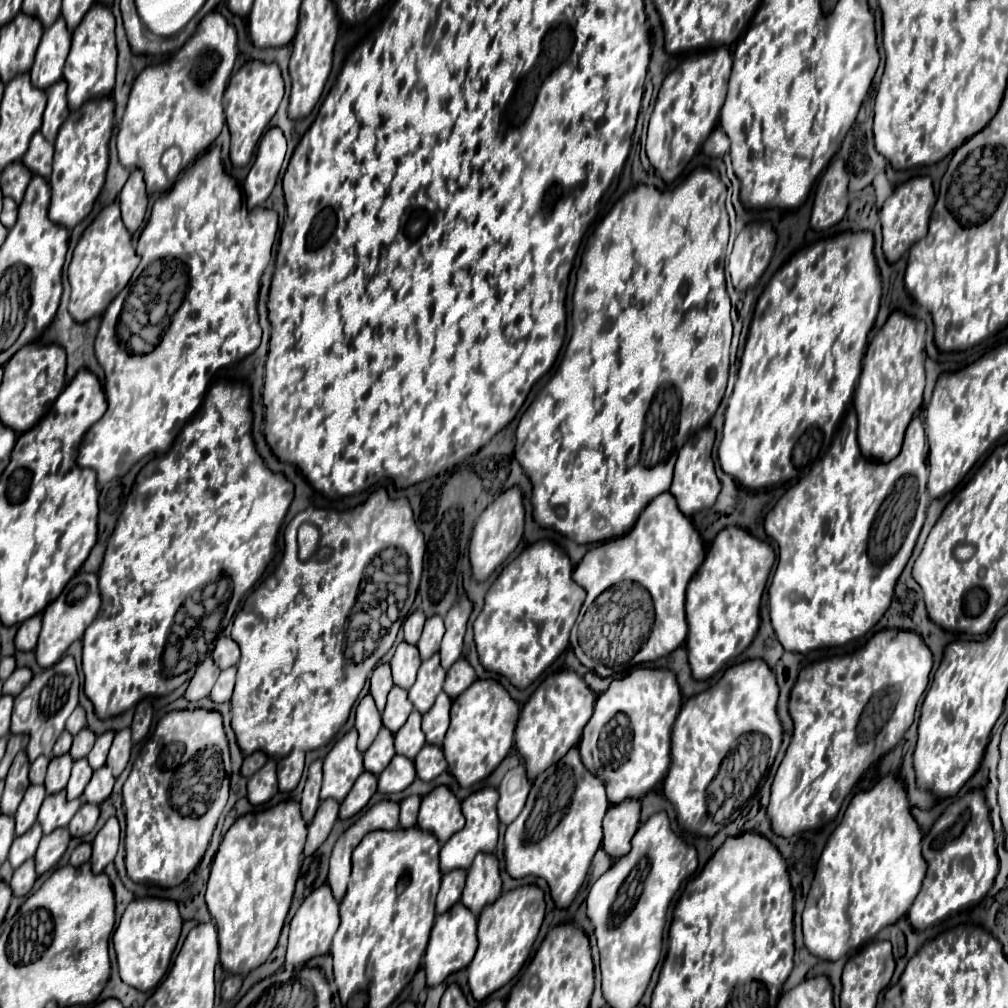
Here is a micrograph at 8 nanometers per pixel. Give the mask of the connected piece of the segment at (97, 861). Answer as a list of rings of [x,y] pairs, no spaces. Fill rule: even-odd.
[[[109,818],[107,824],[99,830],[99,834],[93,840],[93,856],[91,866],[93,874],[101,874],[107,864],[113,862],[117,848],[119,848],[119,822],[117,818]]]

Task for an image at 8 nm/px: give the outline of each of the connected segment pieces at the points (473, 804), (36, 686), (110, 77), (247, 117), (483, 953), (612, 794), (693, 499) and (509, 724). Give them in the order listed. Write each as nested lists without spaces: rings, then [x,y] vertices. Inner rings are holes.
[[[491,786],[473,792],[471,796],[467,796],[463,800],[463,816],[467,820],[465,828],[461,832],[457,832],[455,836],[451,836],[451,840],[447,844],[443,844],[441,848],[441,872],[447,874],[455,868],[463,868],[467,870],[473,864],[473,858],[479,852],[495,852],[497,846],[497,838],[499,838],[499,818],[497,818],[497,800],[499,800],[499,792]]]
[[[73,656],[61,658],[55,666],[43,670],[41,674],[35,674],[33,680],[25,686],[25,690],[17,696],[19,700],[31,696],[33,698],[33,708],[29,718],[23,722],[17,714],[13,714],[11,720],[11,734],[29,734],[29,746],[27,746],[27,756],[33,762],[37,756],[47,756],[53,758],[53,744],[65,730],[65,722],[71,716],[71,712],[79,704],[79,676],[77,676],[77,666]]]
[[[95,4],[91,12],[83,18],[83,24],[73,32],[71,52],[65,64],[65,82],[69,86],[67,100],[69,110],[79,110],[83,102],[91,98],[111,96],[115,86],[115,68],[117,68],[117,48],[115,48],[115,18],[111,10],[103,4]]]
[[[253,60],[253,62],[247,62],[237,74],[231,76],[231,82],[223,96],[223,110],[225,110],[227,126],[231,132],[231,162],[235,168],[249,164],[259,138],[263,136],[273,114],[279,108],[283,92],[285,92],[283,78],[275,62],[263,64],[259,60]]]
[[[523,886],[509,890],[503,896],[499,896],[495,904],[483,908],[477,928],[479,948],[473,962],[467,966],[469,988],[477,1002],[485,1000],[489,994],[505,986],[523,968],[523,964],[531,954],[543,918],[545,918],[545,900],[543,890],[537,886]]]
[[[637,668],[629,676],[621,680],[613,680],[611,686],[599,694],[595,712],[583,730],[583,738],[579,742],[579,752],[585,768],[601,778],[607,790],[607,798],[611,804],[621,804],[625,800],[641,800],[647,792],[651,792],[669,770],[669,752],[671,752],[671,728],[681,710],[681,692],[675,680],[675,674],[669,670],[651,670],[651,668]],[[615,716],[627,716],[627,724],[633,730],[633,750],[623,764],[623,768],[607,770],[599,762],[599,752],[595,752],[595,744],[599,744],[599,734],[609,720]]]
[[[707,426],[703,430],[699,430],[697,434],[693,434],[687,444],[681,448],[677,464],[675,464],[675,478],[671,484],[671,494],[677,498],[679,510],[685,516],[693,516],[695,512],[701,512],[705,508],[711,508],[719,496],[721,490],[721,482],[715,474],[715,464],[711,458],[711,448],[715,442],[715,432]]]
[[[477,680],[475,684],[471,684],[471,688],[467,688],[467,692],[463,692],[463,696],[459,696],[459,700],[453,700],[451,726],[443,742],[443,752],[449,764],[449,772],[455,776],[459,786],[469,788],[475,782],[481,782],[501,764],[501,760],[509,754],[513,746],[513,730],[515,730],[517,718],[519,718],[519,704],[495,680]]]

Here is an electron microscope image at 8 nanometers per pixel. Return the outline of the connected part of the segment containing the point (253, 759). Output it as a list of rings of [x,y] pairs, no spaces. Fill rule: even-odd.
[[[255,752],[255,754],[247,756],[245,762],[243,762],[243,768],[241,768],[241,774],[243,774],[245,778],[251,778],[259,768],[265,766],[267,760],[269,760],[269,756],[267,756],[265,752]]]

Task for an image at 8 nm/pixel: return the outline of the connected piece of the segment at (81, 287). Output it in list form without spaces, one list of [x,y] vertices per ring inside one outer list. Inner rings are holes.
[[[113,202],[111,206],[103,208],[103,212],[93,220],[93,224],[83,232],[73,260],[69,264],[69,282],[71,282],[71,302],[69,312],[75,322],[83,324],[93,316],[101,316],[111,300],[129,284],[135,268],[139,266],[139,256],[135,254],[131,234],[127,232],[119,204]]]

